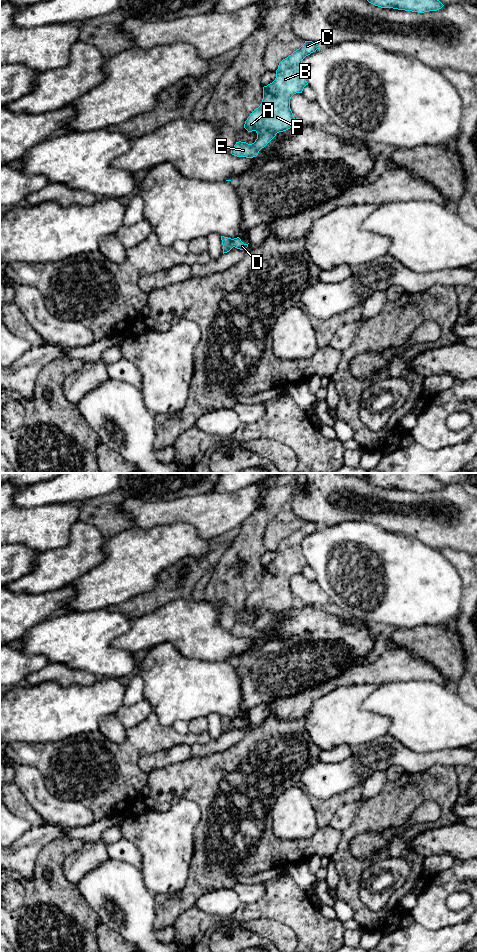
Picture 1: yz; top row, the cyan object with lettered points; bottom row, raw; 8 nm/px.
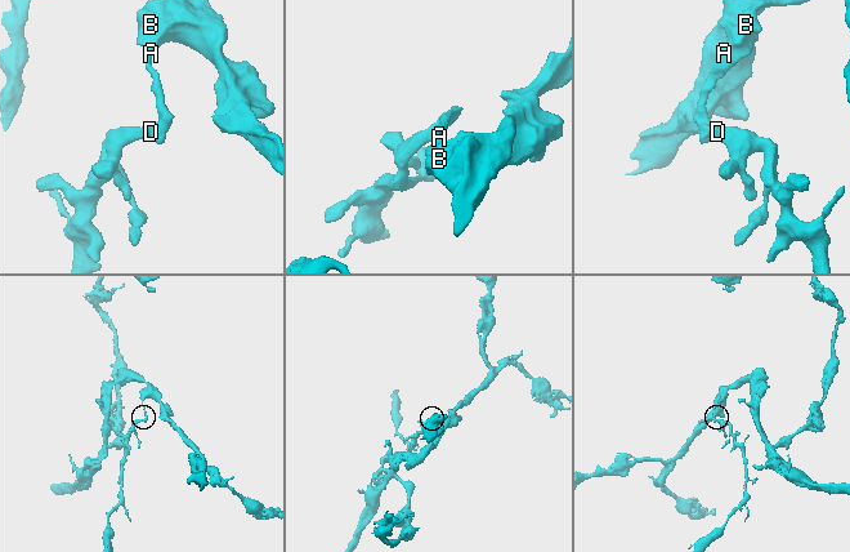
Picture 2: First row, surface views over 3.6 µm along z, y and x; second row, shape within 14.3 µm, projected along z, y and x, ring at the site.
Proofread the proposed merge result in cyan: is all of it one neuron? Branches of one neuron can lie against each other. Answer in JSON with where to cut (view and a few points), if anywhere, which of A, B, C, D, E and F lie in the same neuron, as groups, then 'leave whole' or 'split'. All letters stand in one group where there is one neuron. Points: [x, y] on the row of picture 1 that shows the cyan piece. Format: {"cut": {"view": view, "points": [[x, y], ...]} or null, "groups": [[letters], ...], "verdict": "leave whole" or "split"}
{"cut": {"view": "yz", "points": [[231, 239], [234, 246]]}, "groups": [["A", "B", "C", "E", "F"], ["D"]], "verdict": "split"}

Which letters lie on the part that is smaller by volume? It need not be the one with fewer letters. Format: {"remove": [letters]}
{"remove": ["D"]}

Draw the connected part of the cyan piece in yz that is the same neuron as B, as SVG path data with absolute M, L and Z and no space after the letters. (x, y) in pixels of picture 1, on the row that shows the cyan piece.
M305 41L299 49L279 63L275 80L263 87L262 103L244 124L248 132L257 133L257 139L252 144L236 142L231 149L232 155L256 157L277 133L286 131L297 123L290 109L290 99L294 94L302 93L308 85L302 72L302 60L319 48L315 42Z

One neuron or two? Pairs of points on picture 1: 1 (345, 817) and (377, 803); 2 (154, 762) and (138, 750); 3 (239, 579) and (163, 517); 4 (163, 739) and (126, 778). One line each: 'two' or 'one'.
1: two
2: two
3: two
4: one

